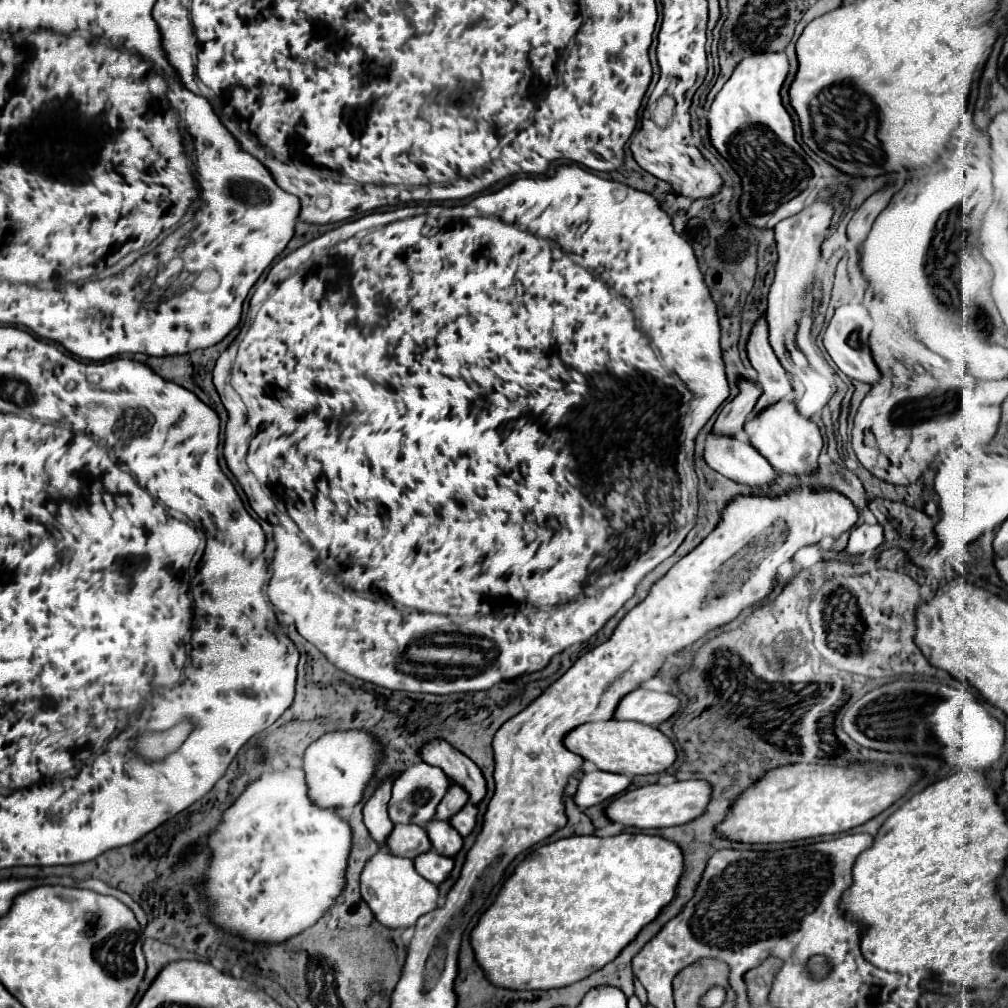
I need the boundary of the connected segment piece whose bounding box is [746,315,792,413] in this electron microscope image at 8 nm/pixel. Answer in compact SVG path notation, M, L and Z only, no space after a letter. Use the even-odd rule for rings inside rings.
M766 315L756 319L752 333L748 337L748 343L746 343L746 351L748 351L748 357L754 365L754 369L758 371L758 383L764 391L754 407L754 413L758 413L758 411L766 409L768 405L784 399L792 391L788 373L786 373L786 369L782 369L782 363L778 361L774 349L770 347Z

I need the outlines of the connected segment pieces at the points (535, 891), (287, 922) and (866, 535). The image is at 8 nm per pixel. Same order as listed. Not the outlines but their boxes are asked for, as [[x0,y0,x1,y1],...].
[[470,833,682,989],[200,767,352,943],[846,523,882,555]]

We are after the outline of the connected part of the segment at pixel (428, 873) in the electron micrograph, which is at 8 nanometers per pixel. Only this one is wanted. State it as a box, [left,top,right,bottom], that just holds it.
[414,849,454,885]

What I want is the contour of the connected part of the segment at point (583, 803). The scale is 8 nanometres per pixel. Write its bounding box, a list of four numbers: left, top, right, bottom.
[576,771,630,807]

